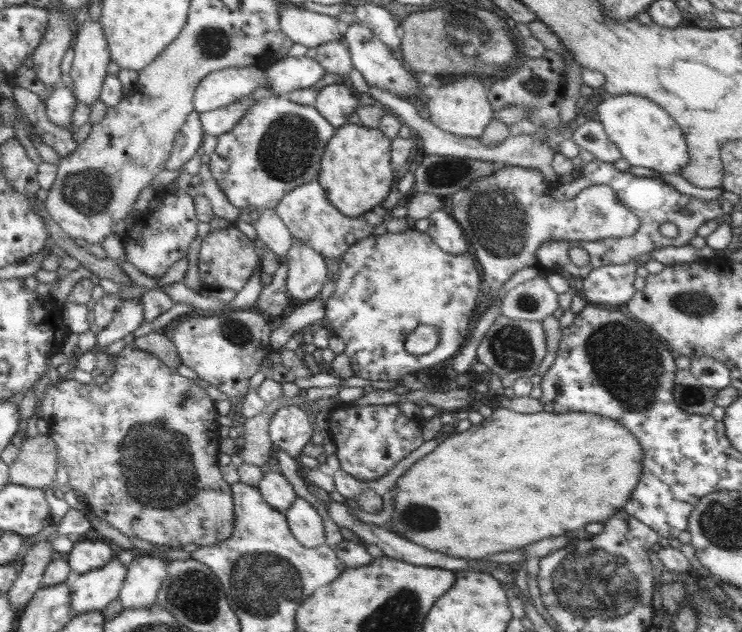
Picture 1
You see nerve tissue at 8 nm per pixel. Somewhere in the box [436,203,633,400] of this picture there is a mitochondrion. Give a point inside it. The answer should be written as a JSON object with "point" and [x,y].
{"point":[512,349]}

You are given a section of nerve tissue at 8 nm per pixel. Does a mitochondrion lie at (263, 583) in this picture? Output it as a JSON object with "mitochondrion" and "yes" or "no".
{"mitochondrion":"yes"}

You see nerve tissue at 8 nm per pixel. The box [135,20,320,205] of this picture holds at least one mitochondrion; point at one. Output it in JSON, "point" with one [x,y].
{"point":[212,43]}

